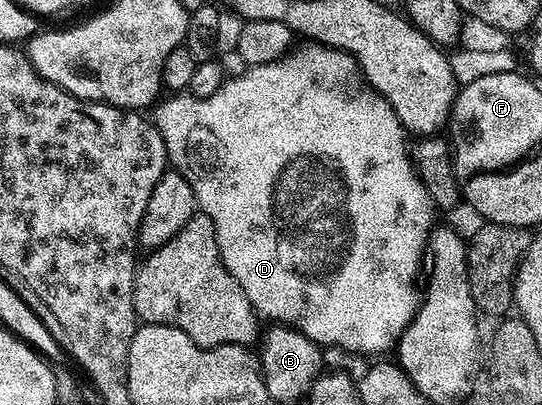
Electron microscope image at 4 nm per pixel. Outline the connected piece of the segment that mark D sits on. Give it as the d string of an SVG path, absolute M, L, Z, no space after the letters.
M320 45L301 46L305 47L299 48L298 51L296 49L290 50L282 55L281 58L271 61L267 65L259 65L258 67L242 70L242 75L237 75L234 79L226 78L218 91L212 93L211 97L196 99L195 96L188 93L173 93L168 96L170 99L162 98L155 107L155 112L157 111L155 126L157 132L163 137L165 158L168 166L172 170L178 171L187 181L187 185L191 185L191 193L195 193L195 201L200 214L211 217L211 225L215 225L215 237L217 238L223 265L227 269L227 273L231 273L231 277L235 277L235 281L239 281L239 289L243 289L243 293L247 293L247 301L251 301L253 310L257 312L258 316L265 318L266 315L267 318L273 319L269 321L274 324L292 327L295 331L301 331L312 343L316 343L325 349L328 349L328 347L342 347L345 351L358 351L361 355L377 355L380 351L387 350L388 347L389 350L396 348L397 340L400 339L401 334L407 329L407 325L413 320L417 312L419 306L417 274L421 271L421 258L426 258L429 237L435 227L435 222L433 223L433 214L435 214L433 199L427 193L423 181L418 177L416 168L413 167L410 144L408 142L405 144L407 132L404 125L399 121L399 117L395 117L395 109L391 109L388 101L379 92L374 91L372 87L363 82L363 76L357 66L356 59L346 53L346 51L340 51L334 47L322 47Z

